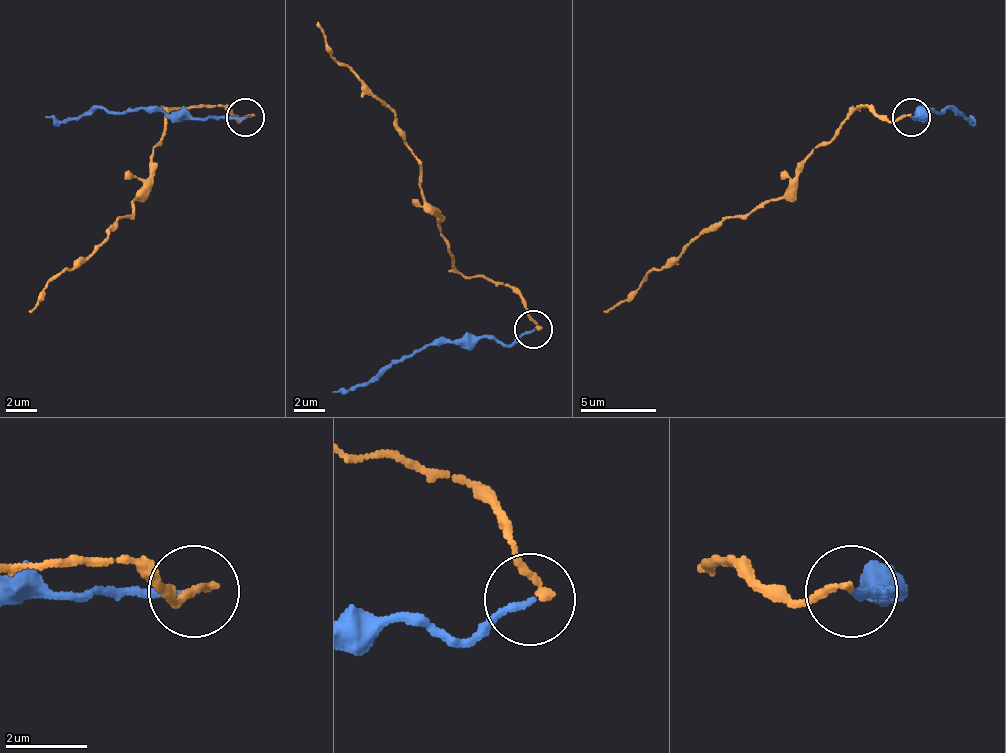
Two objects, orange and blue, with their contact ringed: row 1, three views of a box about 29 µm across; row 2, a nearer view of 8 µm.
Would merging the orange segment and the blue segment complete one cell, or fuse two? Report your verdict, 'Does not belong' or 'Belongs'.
Does not belong

